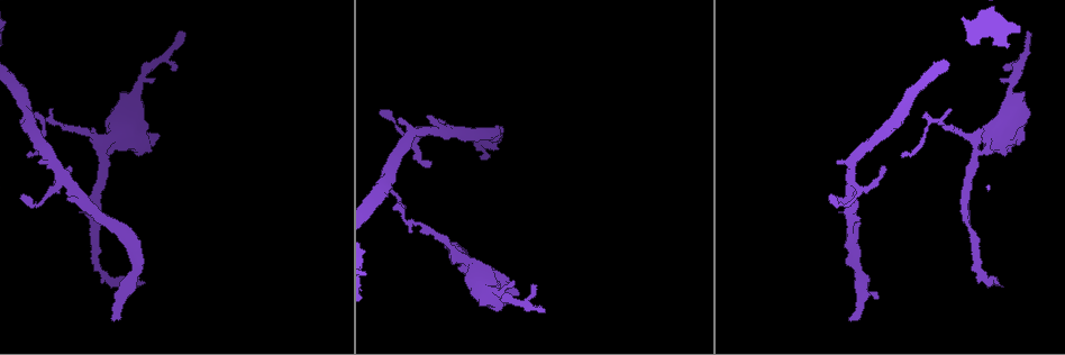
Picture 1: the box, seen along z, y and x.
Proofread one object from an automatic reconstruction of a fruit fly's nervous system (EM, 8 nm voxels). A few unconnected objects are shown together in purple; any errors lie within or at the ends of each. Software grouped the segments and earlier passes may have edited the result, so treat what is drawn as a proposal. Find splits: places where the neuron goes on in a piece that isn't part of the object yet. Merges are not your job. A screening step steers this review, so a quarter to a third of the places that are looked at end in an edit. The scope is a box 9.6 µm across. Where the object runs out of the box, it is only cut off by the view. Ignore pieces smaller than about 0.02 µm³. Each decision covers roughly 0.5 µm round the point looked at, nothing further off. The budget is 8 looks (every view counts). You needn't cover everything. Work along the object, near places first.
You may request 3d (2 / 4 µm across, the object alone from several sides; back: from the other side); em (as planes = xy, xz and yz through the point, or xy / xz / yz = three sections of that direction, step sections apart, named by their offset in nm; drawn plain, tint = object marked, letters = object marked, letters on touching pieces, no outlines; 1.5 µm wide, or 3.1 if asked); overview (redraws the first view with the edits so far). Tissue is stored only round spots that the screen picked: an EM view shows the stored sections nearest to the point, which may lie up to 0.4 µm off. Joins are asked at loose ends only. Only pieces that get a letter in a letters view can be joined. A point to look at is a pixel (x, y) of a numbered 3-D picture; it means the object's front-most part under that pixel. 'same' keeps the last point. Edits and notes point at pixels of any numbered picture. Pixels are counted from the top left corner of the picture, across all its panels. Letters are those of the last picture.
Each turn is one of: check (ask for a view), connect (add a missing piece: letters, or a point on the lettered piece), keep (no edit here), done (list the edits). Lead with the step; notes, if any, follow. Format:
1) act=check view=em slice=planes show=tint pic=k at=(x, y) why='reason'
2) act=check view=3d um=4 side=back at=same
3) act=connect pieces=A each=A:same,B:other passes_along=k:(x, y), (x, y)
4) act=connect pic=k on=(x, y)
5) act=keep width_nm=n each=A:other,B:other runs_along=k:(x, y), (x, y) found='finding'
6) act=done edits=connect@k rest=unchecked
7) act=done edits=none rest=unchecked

act=check view=3d um=4 side=back pic=1 at=(428, 164) why='branch stops here'

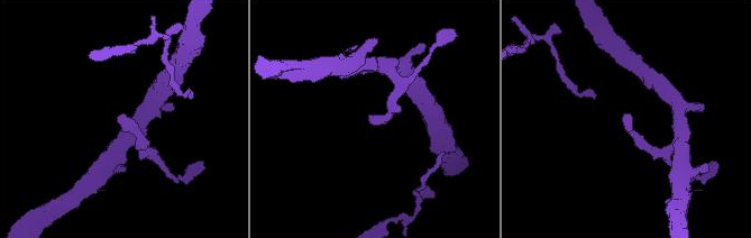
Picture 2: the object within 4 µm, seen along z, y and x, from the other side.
act=check view=em slice=planes show=plain pic=2 at=(373, 116) why='shape alone is not enough'

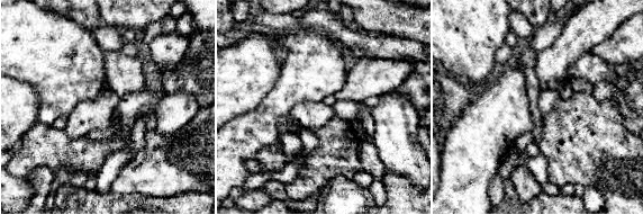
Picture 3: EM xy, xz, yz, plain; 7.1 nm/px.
act=check view=em slice=planes show=letters at=same why='see the neighbours'

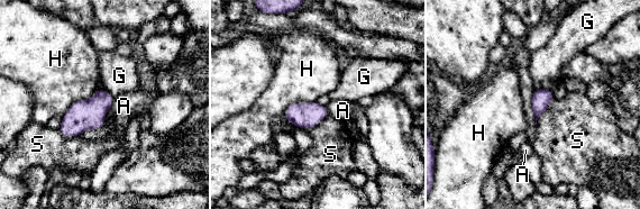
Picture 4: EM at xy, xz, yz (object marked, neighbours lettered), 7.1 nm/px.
act=keep width_nm=140 each=A:other,G:other,H:other,S:other border=4:(554, 98), (536, 124) found='no lettered piece goes on from it'

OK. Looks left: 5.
act=check view=3d um=4 pic=1 at=(22, 195) why='free end'

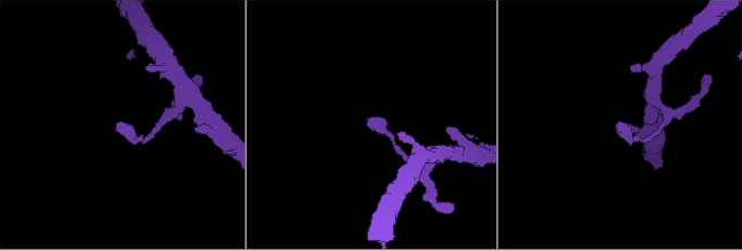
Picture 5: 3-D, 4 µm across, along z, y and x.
act=check view=em slice=planes show=letters pic=5 at=(368, 123)

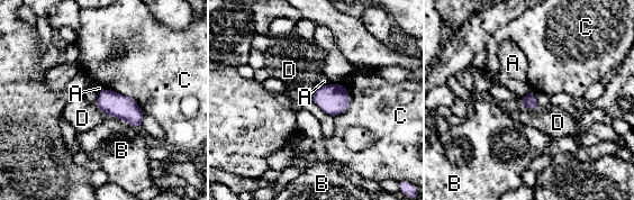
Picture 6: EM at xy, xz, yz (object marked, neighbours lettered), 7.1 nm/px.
act=keep each=A:other,B:other,C:other,D:other border=6:(521, 105), (530, 109), (540, 109) found='none of them fits'

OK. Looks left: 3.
act=check view=em slice=planes show=letters pic=1 at=(113, 318)

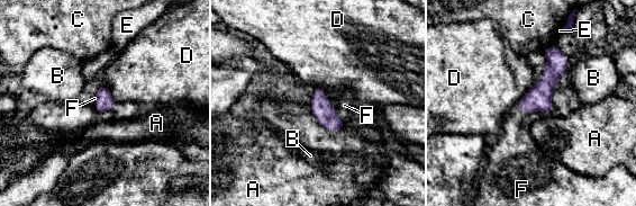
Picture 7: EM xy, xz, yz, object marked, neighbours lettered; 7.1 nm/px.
act=connect pieces=F each=A:other,B:other,C:other,D:other,E:other,F:same passes_along=7:(321, 109), (330, 105), (344, 105) found='it goes on there'

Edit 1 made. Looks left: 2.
act=done edits=connect@7 rest=unchecked

